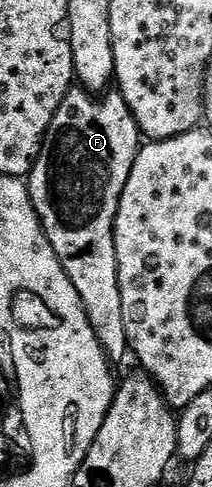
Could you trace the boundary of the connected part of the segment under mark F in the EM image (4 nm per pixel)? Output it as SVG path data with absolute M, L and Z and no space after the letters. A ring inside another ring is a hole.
M71 88L56 110L40 155L32 163L31 176L27 178L32 206L40 218L48 242L71 284L75 284L75 292L79 292L87 320L110 363L123 361L129 350L127 328L123 328L123 296L119 292L113 228L118 202L142 142L138 122L131 116L126 101L118 91L111 90L95 97L83 88Z

